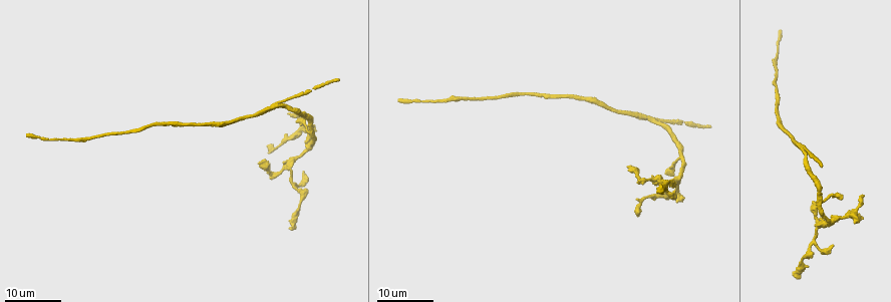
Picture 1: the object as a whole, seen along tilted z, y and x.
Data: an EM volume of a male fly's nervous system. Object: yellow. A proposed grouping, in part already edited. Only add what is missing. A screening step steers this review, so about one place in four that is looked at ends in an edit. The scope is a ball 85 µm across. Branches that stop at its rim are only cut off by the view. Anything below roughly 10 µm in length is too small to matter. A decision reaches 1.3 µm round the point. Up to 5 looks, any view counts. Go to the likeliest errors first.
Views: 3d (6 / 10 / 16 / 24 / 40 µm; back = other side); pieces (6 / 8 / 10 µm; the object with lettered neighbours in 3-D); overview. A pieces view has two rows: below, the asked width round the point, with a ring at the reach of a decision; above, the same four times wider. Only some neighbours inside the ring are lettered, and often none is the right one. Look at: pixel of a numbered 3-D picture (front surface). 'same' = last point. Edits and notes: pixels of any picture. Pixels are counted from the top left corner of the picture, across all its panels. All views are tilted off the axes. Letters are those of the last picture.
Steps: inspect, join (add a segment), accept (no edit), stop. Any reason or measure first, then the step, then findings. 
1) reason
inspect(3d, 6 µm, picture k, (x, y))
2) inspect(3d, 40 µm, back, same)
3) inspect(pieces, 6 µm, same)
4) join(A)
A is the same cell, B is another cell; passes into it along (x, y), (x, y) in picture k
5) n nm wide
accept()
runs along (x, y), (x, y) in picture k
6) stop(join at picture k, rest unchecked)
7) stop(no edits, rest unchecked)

branch stops here
inspect(3d, 24 µm, picture 1, (710, 128))

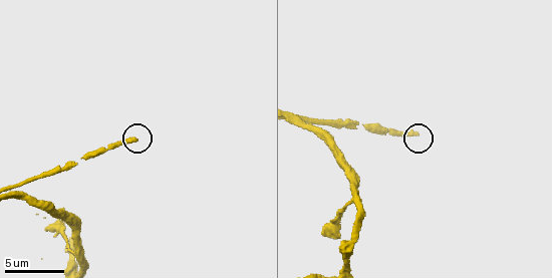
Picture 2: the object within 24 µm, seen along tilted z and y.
inspect(pieces, 10 µm, picture 2, (135, 139))

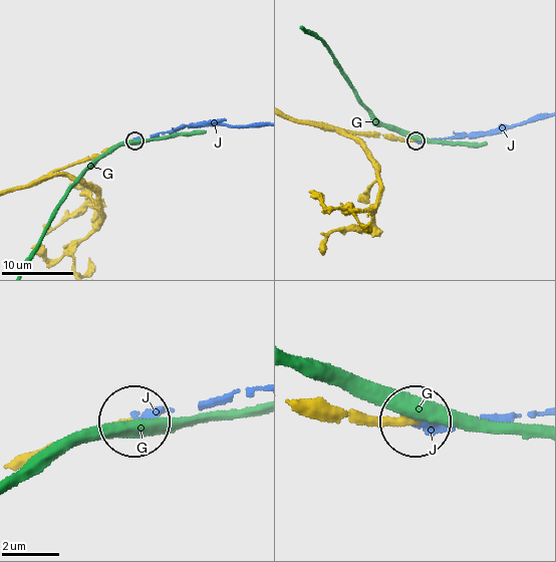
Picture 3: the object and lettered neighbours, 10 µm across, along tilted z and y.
join(J)
J is the same cell, G is another cell; it goes on there

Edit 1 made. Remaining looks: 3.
an open end
inspect(pieces, 6 µm, picture 2, (47, 226))

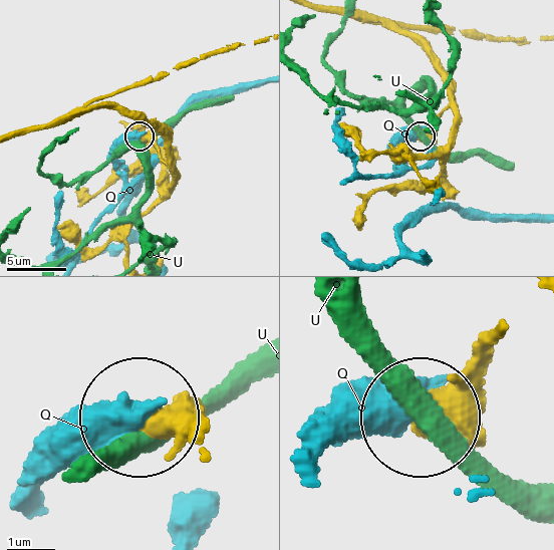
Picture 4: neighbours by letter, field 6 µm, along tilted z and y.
accept()
Q and U are other cells; runs along (64, 120), (114, 106), (163, 138), (166, 160), (142, 134) in picture 4; no lettered segment goes on from it

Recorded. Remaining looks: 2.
free end
inspect(3d, 16 µm, picture 1, (861, 220))

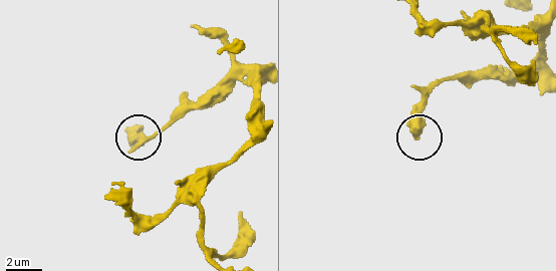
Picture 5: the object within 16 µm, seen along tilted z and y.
what lies round it
inspect(pieces, 8 µm, picture 5, (415, 136))

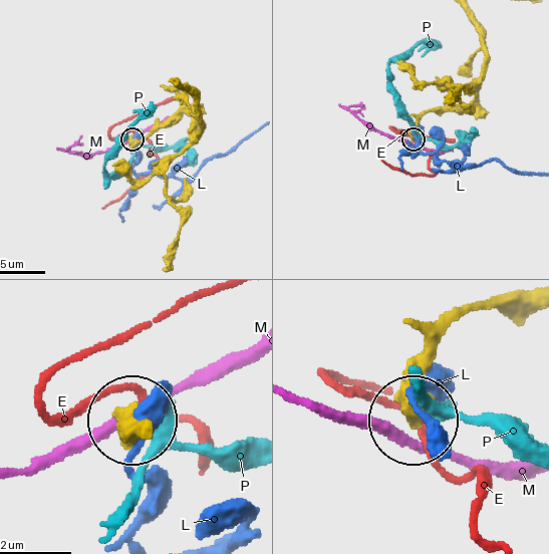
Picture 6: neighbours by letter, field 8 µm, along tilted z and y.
accept()
E, L, M and P are other cells; none of them fits

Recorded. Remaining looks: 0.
stop(join at picture 3, rest unchecked)

